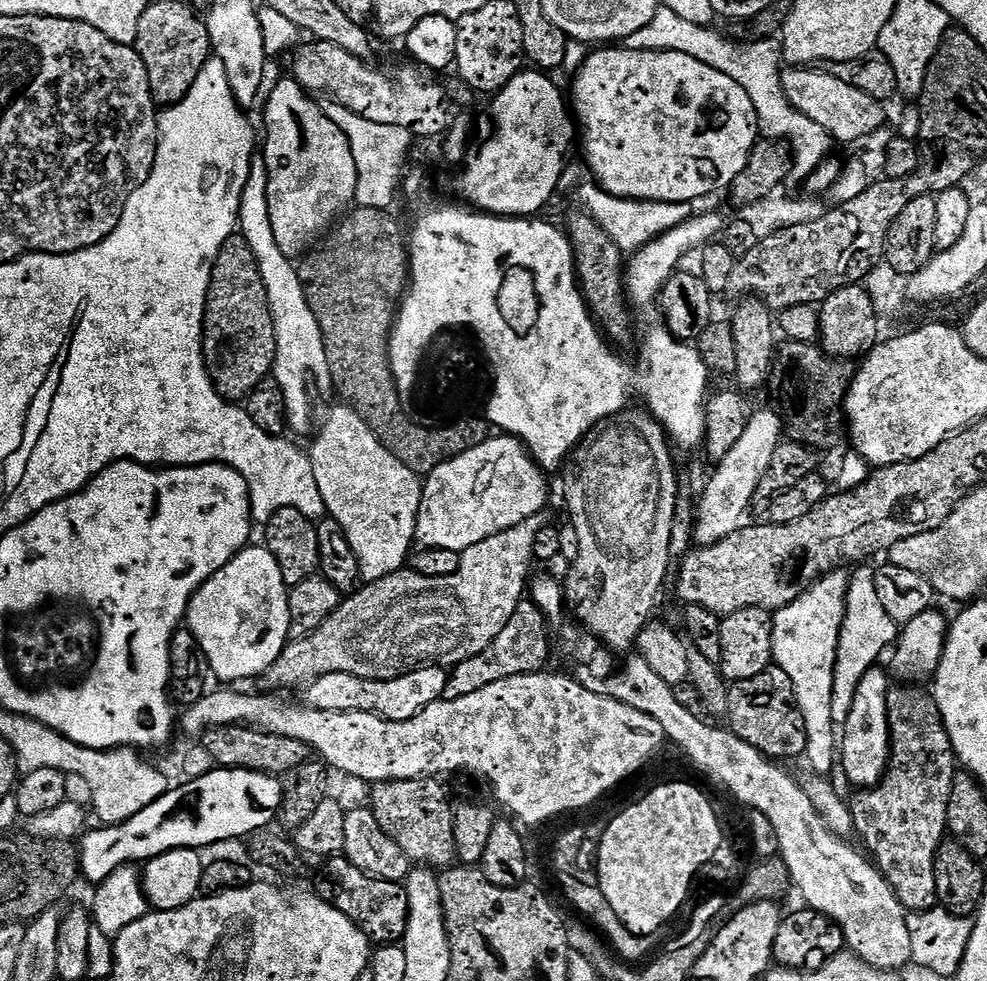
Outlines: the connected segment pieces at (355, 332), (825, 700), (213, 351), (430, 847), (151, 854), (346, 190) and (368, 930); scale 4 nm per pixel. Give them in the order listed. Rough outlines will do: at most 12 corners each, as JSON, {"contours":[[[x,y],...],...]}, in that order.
{"contours":[[[353,207],[299,261],[331,387],[411,472],[490,439],[403,412],[388,346],[409,279],[391,211]],[[832,569],[772,616],[773,663],[806,727],[813,772],[835,769],[830,705],[849,573]],[[244,236],[222,242],[204,364],[244,402],[275,363],[268,291]],[[437,777],[377,781],[370,807],[413,863],[455,861]],[[215,767],[78,840],[99,886],[132,860],[247,838],[281,777]],[[295,79],[264,104],[274,242],[300,258],[353,203],[346,134]],[[343,854],[316,880],[376,946],[403,941],[403,883],[371,876]]]}

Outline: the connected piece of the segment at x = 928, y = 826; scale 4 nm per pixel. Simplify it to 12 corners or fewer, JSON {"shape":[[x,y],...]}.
{"shape":[[888,689],[892,746],[850,800],[905,911],[937,905],[958,761],[931,691]]}

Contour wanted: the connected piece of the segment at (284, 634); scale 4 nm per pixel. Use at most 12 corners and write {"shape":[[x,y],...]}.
{"shape":[[248,546],[195,592],[186,626],[217,681],[267,673],[288,589]]}

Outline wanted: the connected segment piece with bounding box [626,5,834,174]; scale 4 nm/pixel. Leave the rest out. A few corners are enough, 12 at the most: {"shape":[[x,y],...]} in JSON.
{"shape":[[661,5],[627,37],[734,78],[797,173],[834,141],[786,98],[779,39],[731,44]]}

